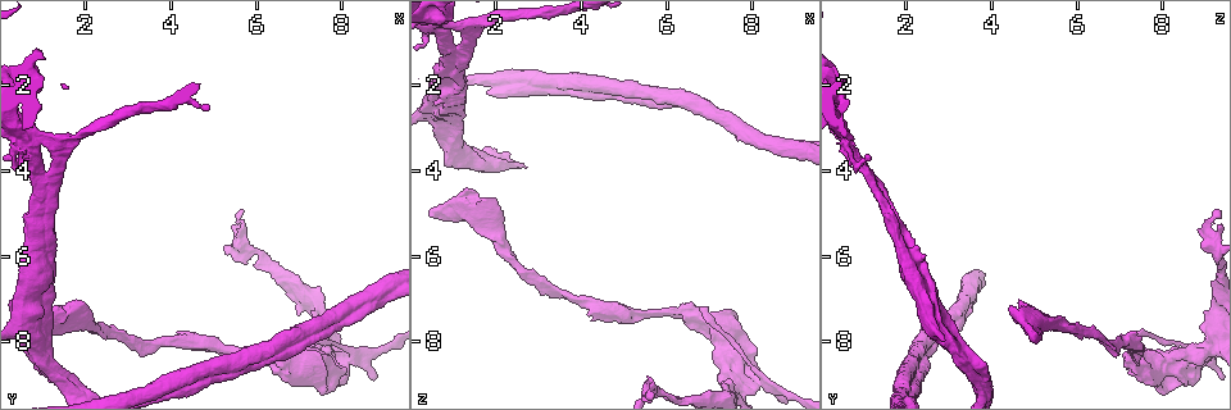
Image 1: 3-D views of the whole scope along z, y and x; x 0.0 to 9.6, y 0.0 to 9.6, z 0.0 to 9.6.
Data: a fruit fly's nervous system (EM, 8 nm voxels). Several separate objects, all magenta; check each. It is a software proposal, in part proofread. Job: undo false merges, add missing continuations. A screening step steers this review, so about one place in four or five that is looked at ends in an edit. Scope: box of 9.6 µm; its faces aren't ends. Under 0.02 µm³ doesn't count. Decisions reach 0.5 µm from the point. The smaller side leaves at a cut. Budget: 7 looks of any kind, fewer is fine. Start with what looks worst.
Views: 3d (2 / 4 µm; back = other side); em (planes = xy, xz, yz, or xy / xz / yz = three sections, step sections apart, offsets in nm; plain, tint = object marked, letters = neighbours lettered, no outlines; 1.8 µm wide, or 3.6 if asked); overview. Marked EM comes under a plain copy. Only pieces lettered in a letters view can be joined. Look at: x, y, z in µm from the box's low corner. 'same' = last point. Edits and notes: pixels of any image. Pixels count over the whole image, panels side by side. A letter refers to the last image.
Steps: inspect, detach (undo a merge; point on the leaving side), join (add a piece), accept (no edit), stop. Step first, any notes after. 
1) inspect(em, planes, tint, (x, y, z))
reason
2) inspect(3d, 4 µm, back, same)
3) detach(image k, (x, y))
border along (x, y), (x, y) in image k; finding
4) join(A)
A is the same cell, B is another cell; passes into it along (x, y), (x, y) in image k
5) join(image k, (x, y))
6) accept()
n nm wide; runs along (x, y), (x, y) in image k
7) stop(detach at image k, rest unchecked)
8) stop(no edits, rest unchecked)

inspect(3d, 4 µm, (0.65, 7.40, 2.65))
thick turns thin

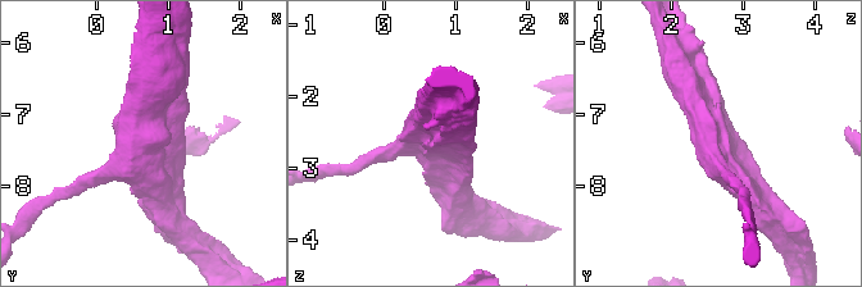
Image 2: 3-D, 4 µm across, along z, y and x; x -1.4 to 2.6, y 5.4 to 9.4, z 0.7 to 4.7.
inspect(em, planes, letters, (0.70, 7.45, 2.65))

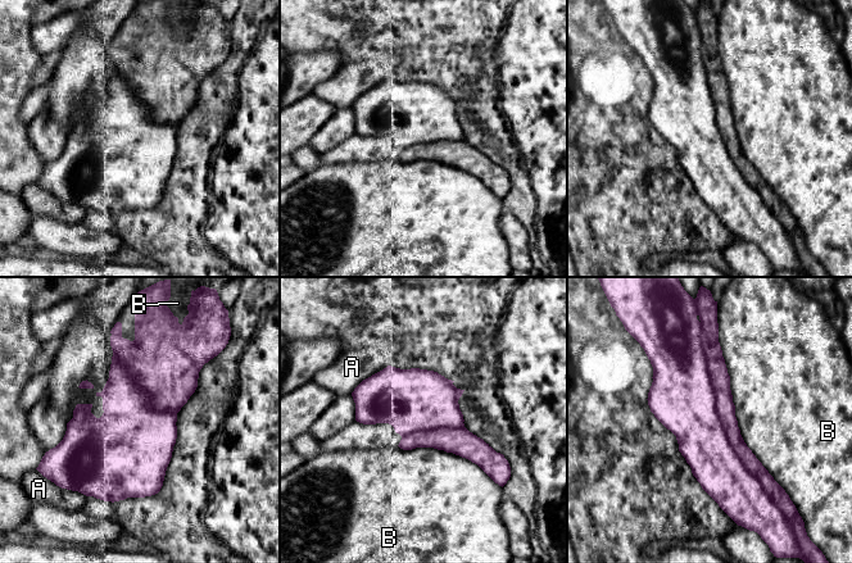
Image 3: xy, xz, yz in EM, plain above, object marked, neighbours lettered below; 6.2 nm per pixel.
detach(image 3, (720, 378))
460 nm wide; A and B are other cells; the part that leaves runs along (705, 344), (733, 435), (761, 478) in image 3; two neurons meet here

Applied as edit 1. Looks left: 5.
inspect(em, xy, step 16, tint, (3.90, 8.05, 7.00))
sudden change in width

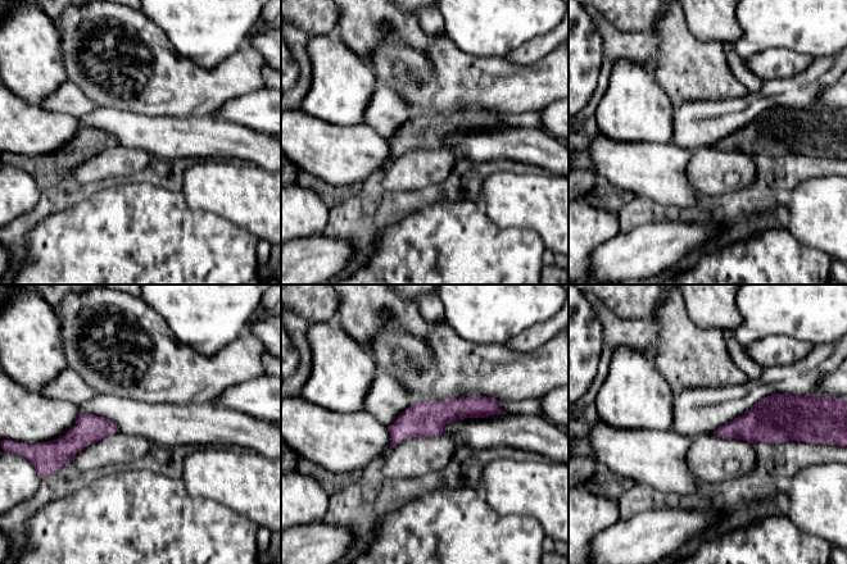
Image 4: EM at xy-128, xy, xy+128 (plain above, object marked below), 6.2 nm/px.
inspect(em, xy, step 16, letters, same)
see the neighbours

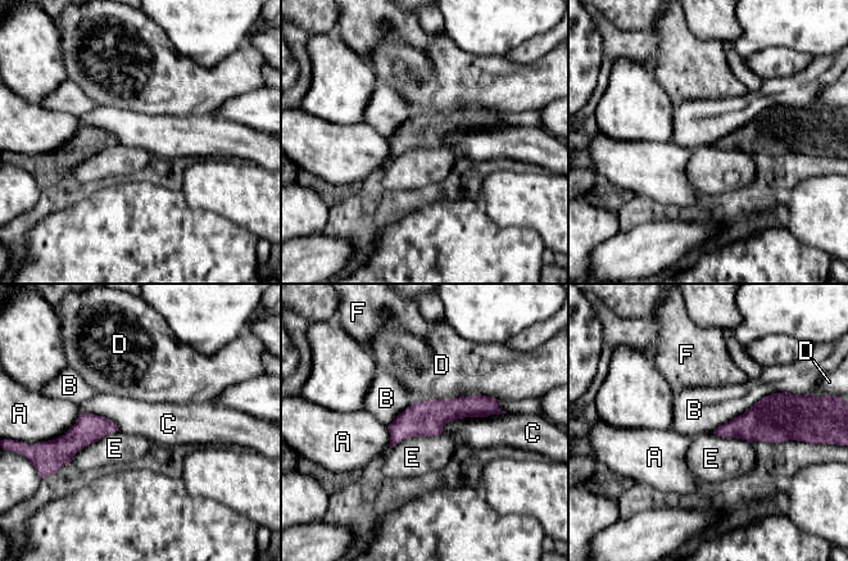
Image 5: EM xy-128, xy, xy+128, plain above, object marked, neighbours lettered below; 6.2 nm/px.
accept()
B touches over 550 nm; A, B, C, D, E and F are other cells; all the same neuron

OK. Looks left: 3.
inspect(em, planes, letters, (5.65, 8.30, 7.35))
a narrow waist

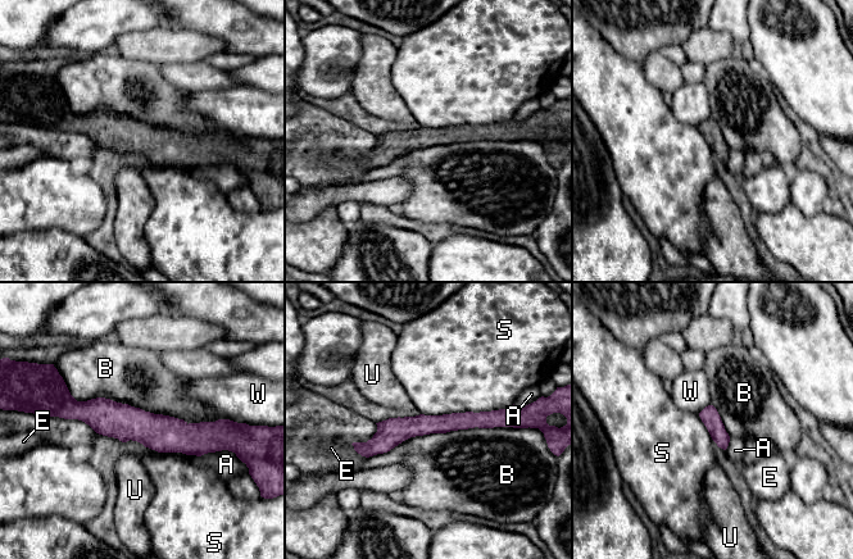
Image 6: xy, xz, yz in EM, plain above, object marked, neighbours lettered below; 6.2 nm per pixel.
accept()
B touches over 1050 nm; A, B, E, S, U and W are other cells; runs along (66, 412), (218, 432) in image 6; continuous, no second neuron

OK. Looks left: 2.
stop(detach at image 3, rest unchecked)

